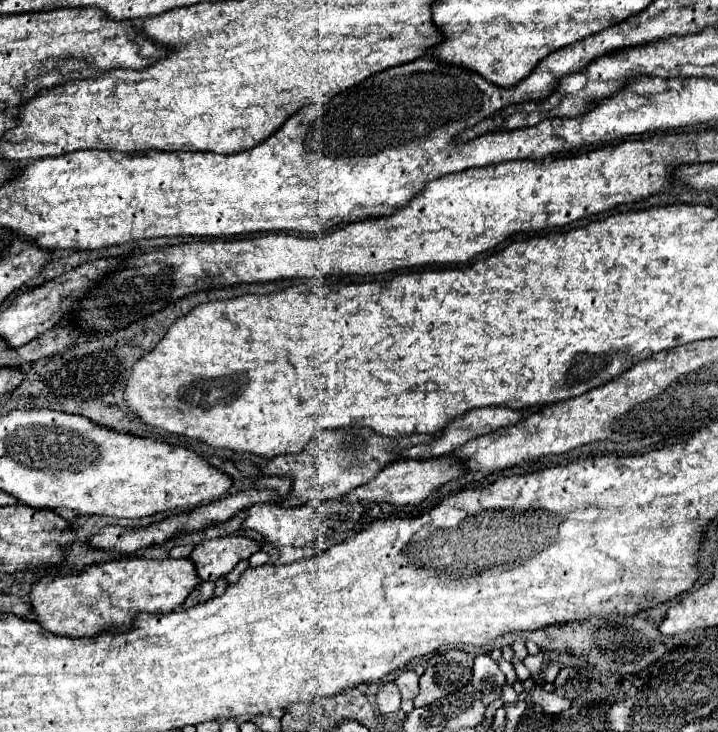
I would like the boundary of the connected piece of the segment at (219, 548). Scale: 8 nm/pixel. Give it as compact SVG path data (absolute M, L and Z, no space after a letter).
M222 536L200 542L190 558L198 566L202 580L218 580L226 576L238 562L248 560L254 552L260 551L260 544L244 536Z

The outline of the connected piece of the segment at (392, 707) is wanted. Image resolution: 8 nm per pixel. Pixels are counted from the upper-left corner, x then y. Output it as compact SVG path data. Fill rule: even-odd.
M384 682L376 692L376 704L382 714L398 712L400 710L400 692L396 682Z

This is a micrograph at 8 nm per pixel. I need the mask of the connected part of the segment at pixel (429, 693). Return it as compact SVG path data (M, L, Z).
M452 648L446 652L434 652L428 658L426 672L420 678L420 692L414 706L428 706L438 698L462 688L472 678L472 656L464 650Z

